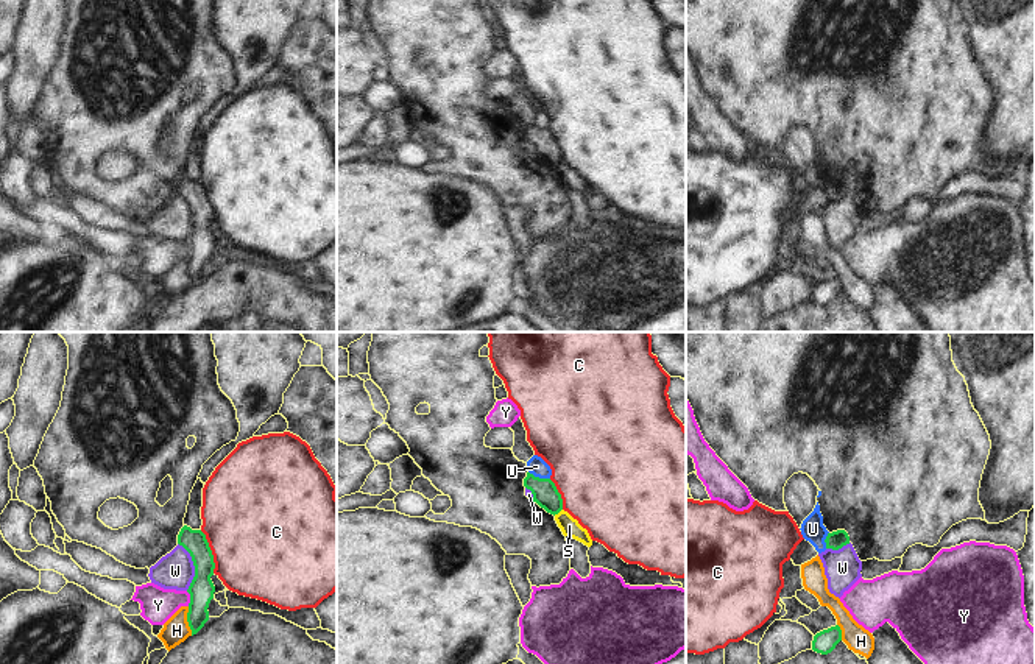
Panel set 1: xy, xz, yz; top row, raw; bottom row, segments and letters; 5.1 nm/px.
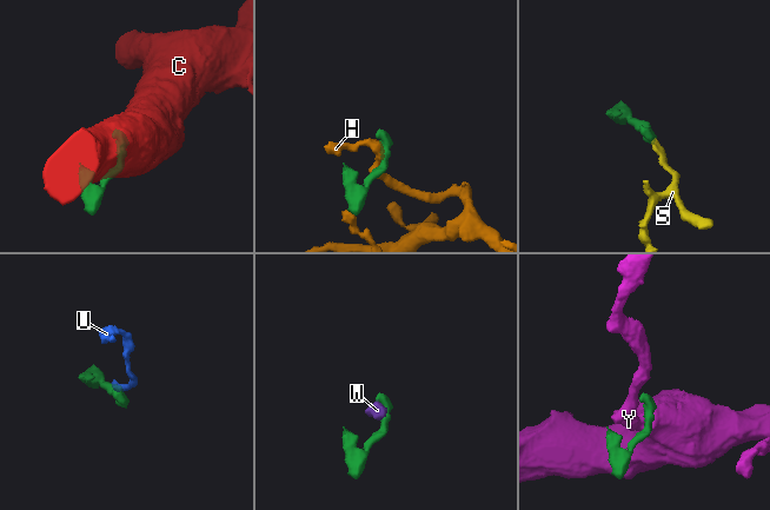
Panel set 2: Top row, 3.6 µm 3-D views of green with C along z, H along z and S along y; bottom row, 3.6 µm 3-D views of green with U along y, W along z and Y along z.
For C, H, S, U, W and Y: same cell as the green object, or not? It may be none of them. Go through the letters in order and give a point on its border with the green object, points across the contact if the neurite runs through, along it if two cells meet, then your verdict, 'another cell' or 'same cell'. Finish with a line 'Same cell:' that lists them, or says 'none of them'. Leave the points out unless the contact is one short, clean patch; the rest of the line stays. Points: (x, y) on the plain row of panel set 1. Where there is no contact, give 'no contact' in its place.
C: xy (211, 203) | along xy (200, 181), (211, 201), (214, 223) | another cell
H: xy (187, 271) | along xy (187, 257), (187, 276), (192, 286) | another cell
S: xz (557, 164) | along xz (561, 159), (554, 166) | another cell
U: xz (538, 128) | along xz (529, 122), (549, 130) | another cell
W: xy (194, 215) | along xy (178, 194), (189, 204), (194, 217), (194, 229), (187, 240) | another cell
Y: xy (190, 250) | along xy (186, 242), (189, 245), (189, 256) | another cell
Same cell: none of them

